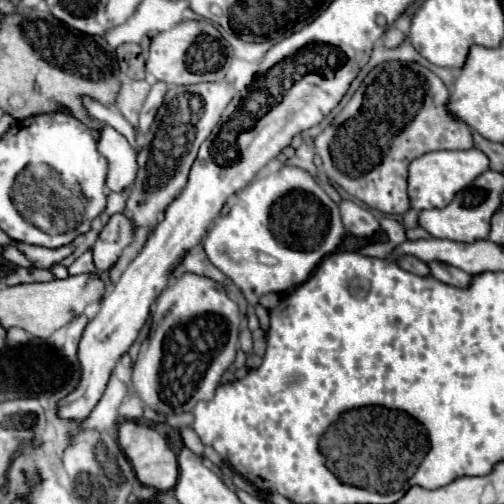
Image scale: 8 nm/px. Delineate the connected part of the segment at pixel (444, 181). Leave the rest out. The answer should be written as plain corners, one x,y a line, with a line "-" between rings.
438,150
428,152
408,166
408,196
414,210
426,210
426,208
444,208
450,204
450,200
466,188
480,172
488,170
488,158
476,150

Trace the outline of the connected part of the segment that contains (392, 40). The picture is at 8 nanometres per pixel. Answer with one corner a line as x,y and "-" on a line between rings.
390,28
386,34
384,34
384,44
388,46
388,48
396,48
396,46
400,46
404,42
404,34
398,30
398,28

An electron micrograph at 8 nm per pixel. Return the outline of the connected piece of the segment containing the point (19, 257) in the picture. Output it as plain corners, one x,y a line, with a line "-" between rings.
8,246
8,248
4,248
4,258
12,260
14,264
20,264
20,266
24,266
24,268
30,268
30,266
32,266
32,262
28,260
28,256
22,254
16,246

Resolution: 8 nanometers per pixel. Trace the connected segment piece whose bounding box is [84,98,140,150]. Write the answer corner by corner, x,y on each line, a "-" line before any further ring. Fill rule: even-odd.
84,98
84,106
86,106
86,110
90,112
92,118
96,118
96,120
100,120
102,124
108,124
108,126
112,126
114,130
118,130
120,134
126,136
126,140
128,140
136,150
140,150
140,146
136,144
136,130
124,120
124,116
122,116
116,108
108,108
108,106
104,106
104,104
96,102
96,100
90,100
90,98

